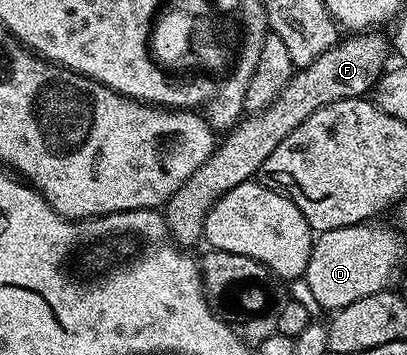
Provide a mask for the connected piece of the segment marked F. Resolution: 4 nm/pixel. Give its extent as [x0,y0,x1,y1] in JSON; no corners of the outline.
[163,30,390,246]

